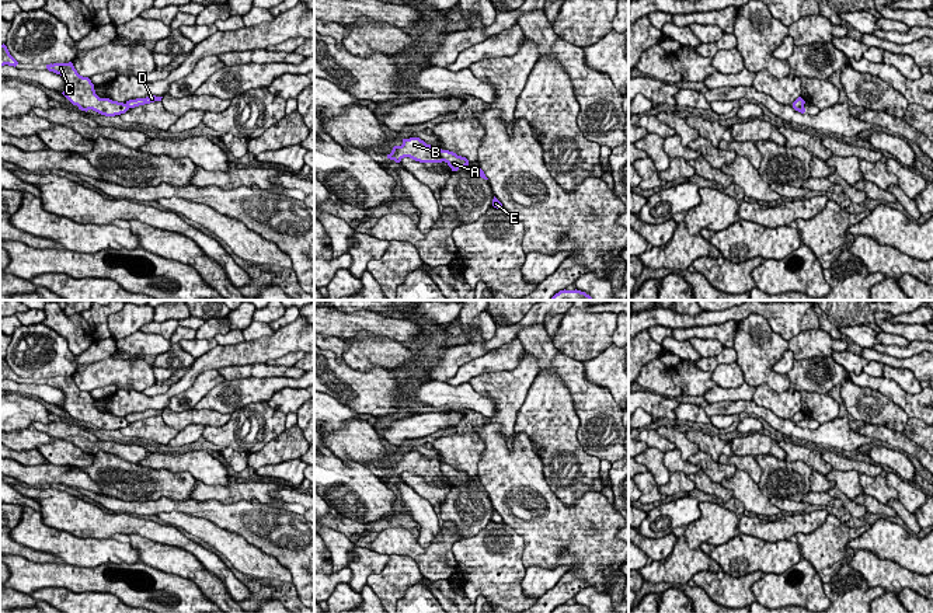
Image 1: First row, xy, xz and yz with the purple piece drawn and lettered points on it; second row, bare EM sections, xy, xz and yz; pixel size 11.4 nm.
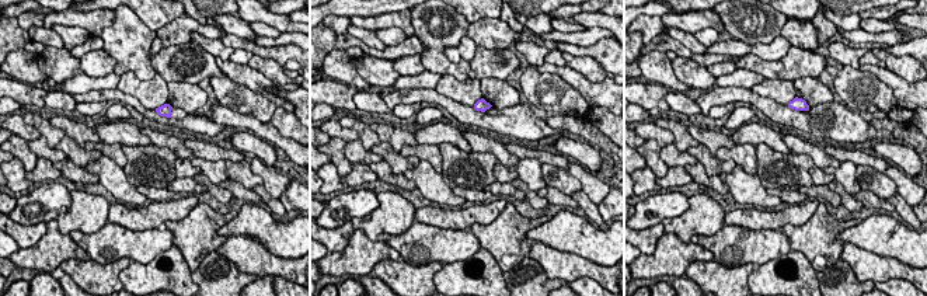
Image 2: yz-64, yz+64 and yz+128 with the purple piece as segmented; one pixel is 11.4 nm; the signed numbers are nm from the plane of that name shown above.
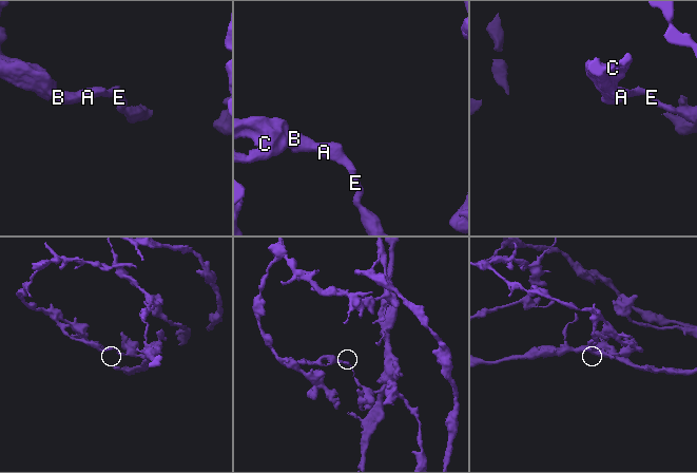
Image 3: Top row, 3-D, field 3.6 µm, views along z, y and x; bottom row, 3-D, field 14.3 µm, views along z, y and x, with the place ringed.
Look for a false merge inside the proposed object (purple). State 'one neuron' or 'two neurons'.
two neurons

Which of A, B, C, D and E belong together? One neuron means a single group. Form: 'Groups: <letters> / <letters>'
Groups: A D E / B C

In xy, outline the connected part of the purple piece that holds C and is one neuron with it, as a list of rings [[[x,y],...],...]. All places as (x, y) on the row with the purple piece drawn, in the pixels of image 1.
[[[51,63],[46,65],[49,72],[60,74],[65,81],[65,91],[62,93],[73,105],[81,111],[93,109],[105,116],[115,116],[125,114],[129,108],[123,102],[112,101],[109,98],[100,98],[95,94],[94,84],[88,77],[77,73],[73,63]]]

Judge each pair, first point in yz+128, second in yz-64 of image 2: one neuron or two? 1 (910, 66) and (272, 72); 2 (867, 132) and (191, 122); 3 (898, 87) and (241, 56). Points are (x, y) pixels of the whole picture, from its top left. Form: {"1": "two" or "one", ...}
{"1": "one", "2": "one", "3": "two"}

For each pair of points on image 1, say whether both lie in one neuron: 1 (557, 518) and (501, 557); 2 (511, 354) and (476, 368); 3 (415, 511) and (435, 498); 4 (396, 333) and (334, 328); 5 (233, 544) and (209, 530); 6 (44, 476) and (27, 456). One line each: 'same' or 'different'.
1: different
2: same
3: different
4: same
5: same
6: different

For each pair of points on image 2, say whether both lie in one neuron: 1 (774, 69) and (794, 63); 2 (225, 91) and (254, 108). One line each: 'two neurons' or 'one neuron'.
1: two neurons
2: one neuron

